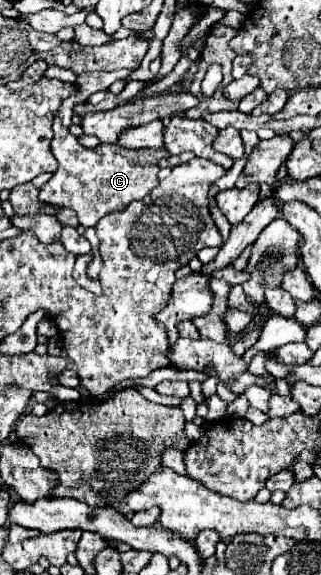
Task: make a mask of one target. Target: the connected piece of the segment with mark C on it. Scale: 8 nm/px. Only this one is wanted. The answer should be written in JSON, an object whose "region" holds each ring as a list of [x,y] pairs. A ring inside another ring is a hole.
{"region":[[[115,70],[115,72],[83,72],[77,76],[77,86],[79,92],[75,96],[69,96],[63,100],[55,122],[53,122],[53,140],[51,140],[51,150],[59,162],[57,172],[53,178],[39,190],[39,200],[45,204],[53,206],[67,206],[73,208],[79,216],[79,224],[89,228],[95,226],[105,214],[125,210],[129,202],[141,200],[147,196],[157,184],[157,172],[159,172],[159,160],[169,156],[165,148],[161,150],[129,150],[129,148],[119,148],[119,144],[99,144],[97,148],[85,148],[79,144],[79,138],[69,134],[71,126],[71,116],[73,116],[73,106],[87,100],[93,92],[107,90],[115,80],[119,78],[129,78],[131,72],[127,70]]]}

